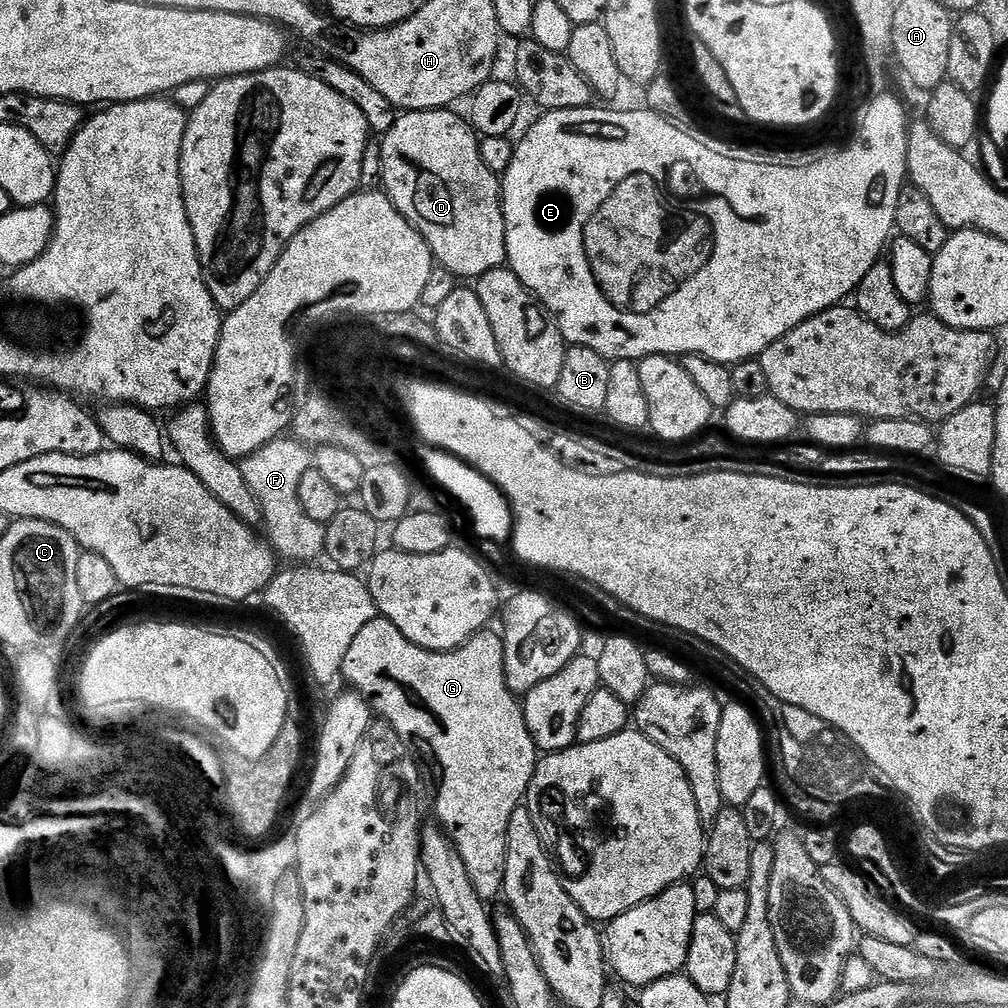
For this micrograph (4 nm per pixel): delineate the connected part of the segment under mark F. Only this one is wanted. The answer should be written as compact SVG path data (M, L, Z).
M295 438L271 440L254 454L243 457L240 464L246 486L250 486L254 498L258 498L262 528L272 551L277 557L284 559L285 556L288 562L300 566L319 561L316 559L324 556L326 542L325 525L309 518L302 510L302 502L298 502L298 482L302 482L302 474L306 474L306 470L313 467L313 464L314 456L309 445Z

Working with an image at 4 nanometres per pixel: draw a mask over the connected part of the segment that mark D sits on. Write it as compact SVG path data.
M434 108L430 112L405 111L403 114L397 115L392 129L379 141L379 146L382 150L380 179L382 181L383 191L392 200L393 206L411 222L414 230L418 230L418 234L422 234L422 238L430 246L433 261L439 267L453 272L457 278L464 278L464 276L479 278L479 276L486 274L490 270L505 267L508 259L508 251L506 250L506 222L504 221L504 202L502 199L502 180L497 173L491 172L488 169L486 162L482 162L480 140L471 123L461 113L460 117L458 113L452 111L456 110Z

